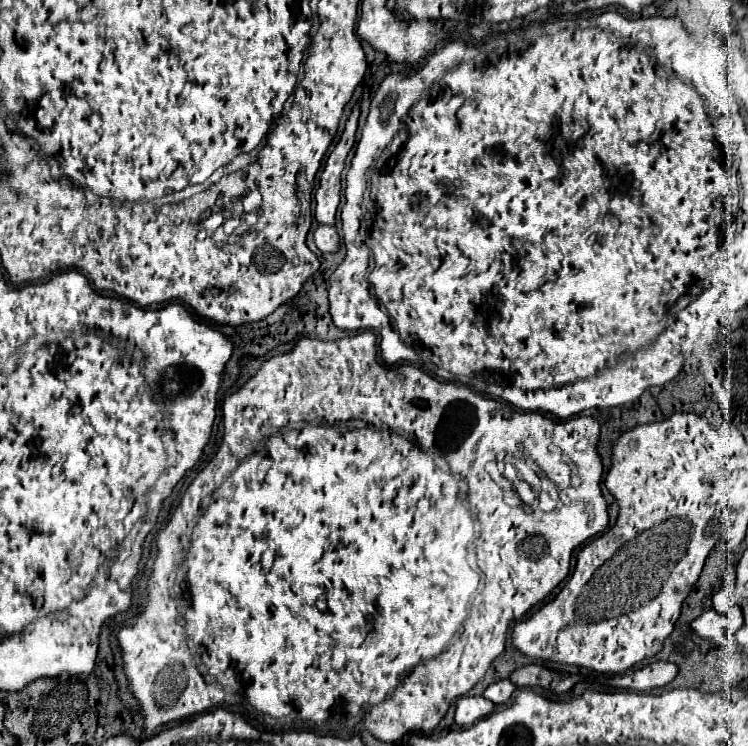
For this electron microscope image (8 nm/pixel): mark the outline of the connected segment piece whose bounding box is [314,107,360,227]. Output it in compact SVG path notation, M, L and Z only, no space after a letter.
M354 107L352 115L344 127L344 133L342 133L336 149L330 153L326 167L320 175L320 187L314 195L314 199L316 199L314 217L322 225L330 225L330 227L336 225L336 213L338 213L340 197L342 197L342 171L346 167L346 157L354 145L358 115L360 115L360 109Z

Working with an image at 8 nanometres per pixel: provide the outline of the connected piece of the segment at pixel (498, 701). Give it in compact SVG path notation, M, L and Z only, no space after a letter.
M500 679L496 683L492 683L486 691L484 691L484 697L490 699L494 705L502 705L510 699L510 695L514 693L516 685L510 681L510 679Z

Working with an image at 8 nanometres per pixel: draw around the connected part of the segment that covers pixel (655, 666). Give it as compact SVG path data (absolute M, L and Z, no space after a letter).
M650 663L632 673L632 689L648 691L654 687L664 687L676 677L676 673L678 667L674 663Z

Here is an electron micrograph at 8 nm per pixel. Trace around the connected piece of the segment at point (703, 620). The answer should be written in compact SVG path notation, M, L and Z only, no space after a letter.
M710 609L710 611L704 611L696 621L692 621L692 629L702 639L716 639L720 635L726 635L732 629L732 625L728 617Z

